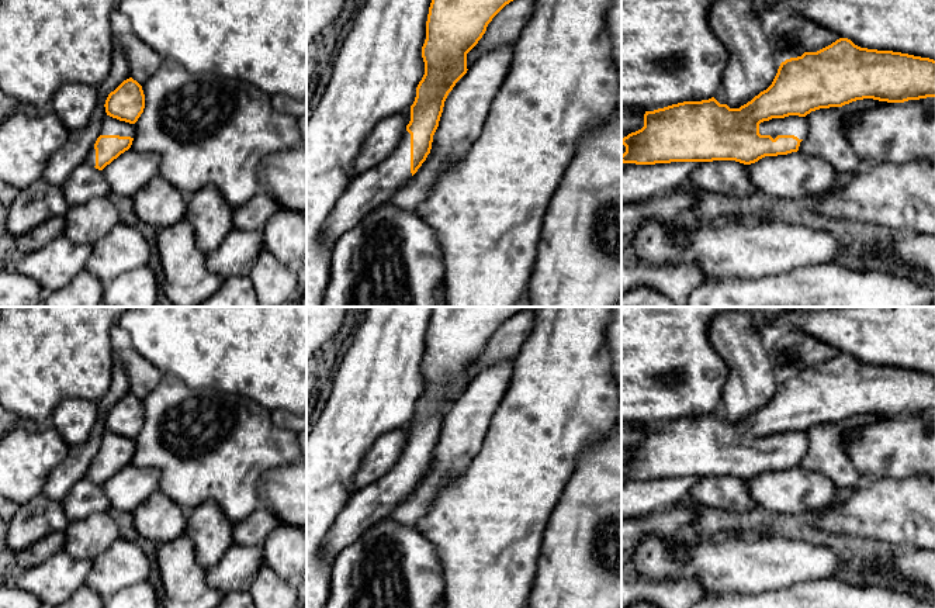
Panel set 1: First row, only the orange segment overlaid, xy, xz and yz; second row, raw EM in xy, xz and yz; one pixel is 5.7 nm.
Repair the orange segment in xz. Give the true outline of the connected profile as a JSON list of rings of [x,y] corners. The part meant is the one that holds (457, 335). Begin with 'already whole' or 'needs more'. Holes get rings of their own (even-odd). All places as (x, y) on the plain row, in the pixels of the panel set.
needs more | [[[433,307],[422,362],[425,390],[411,421],[411,436],[399,462],[377,481],[360,488],[330,528],[323,556],[333,560],[368,526],[388,517],[426,476],[444,417],[467,388],[467,369],[492,334],[527,307]]]

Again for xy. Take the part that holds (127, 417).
needs more | [[[132,393],[124,395],[105,415],[107,431],[100,450],[87,469],[86,479],[103,486],[128,466],[136,449],[135,438],[145,424],[142,401]]]

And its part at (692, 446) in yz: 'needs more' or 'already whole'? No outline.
needs more

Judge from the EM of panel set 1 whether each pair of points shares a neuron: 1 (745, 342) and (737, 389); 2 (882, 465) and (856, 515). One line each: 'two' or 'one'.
1: one
2: two

